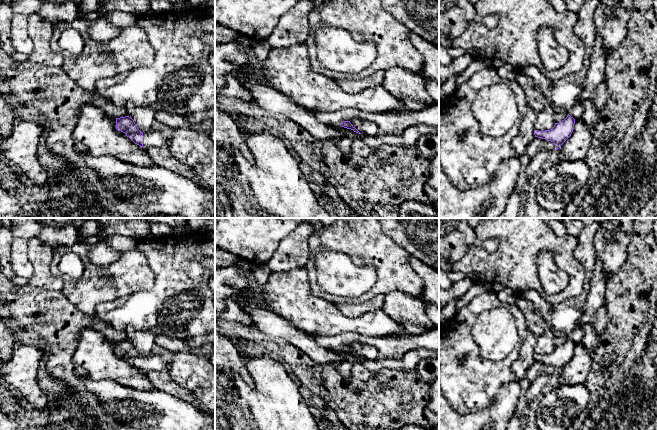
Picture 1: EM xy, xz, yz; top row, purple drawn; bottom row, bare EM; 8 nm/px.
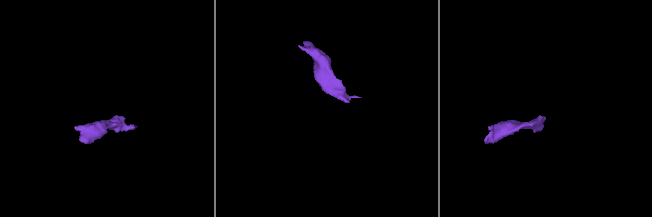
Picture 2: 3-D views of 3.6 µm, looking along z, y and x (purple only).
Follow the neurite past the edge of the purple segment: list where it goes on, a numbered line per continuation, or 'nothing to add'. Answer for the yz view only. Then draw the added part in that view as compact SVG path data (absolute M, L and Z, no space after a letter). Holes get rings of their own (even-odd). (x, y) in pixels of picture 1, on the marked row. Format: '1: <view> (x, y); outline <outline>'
nothing to add

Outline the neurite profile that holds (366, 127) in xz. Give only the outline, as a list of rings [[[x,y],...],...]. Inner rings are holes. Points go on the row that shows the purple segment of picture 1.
[[[355,117],[350,121],[350,123],[365,136],[375,137],[378,135],[378,125],[370,120]]]

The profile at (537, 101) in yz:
[[[521,71],[518,72],[515,83],[524,90],[528,105],[536,114],[535,130],[545,131],[552,129],[555,125],[555,111],[551,103],[541,93],[537,84],[531,77]]]

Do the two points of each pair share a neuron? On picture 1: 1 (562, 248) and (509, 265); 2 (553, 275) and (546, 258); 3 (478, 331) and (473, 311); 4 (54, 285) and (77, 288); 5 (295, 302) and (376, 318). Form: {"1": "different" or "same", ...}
{"1": "same", "2": "same", "3": "different", "4": "different", "5": "same"}

